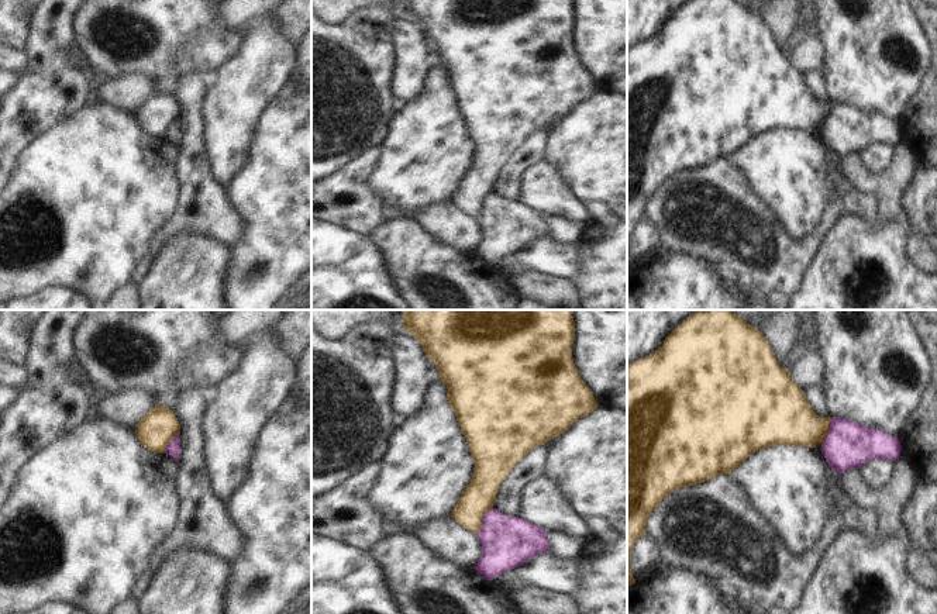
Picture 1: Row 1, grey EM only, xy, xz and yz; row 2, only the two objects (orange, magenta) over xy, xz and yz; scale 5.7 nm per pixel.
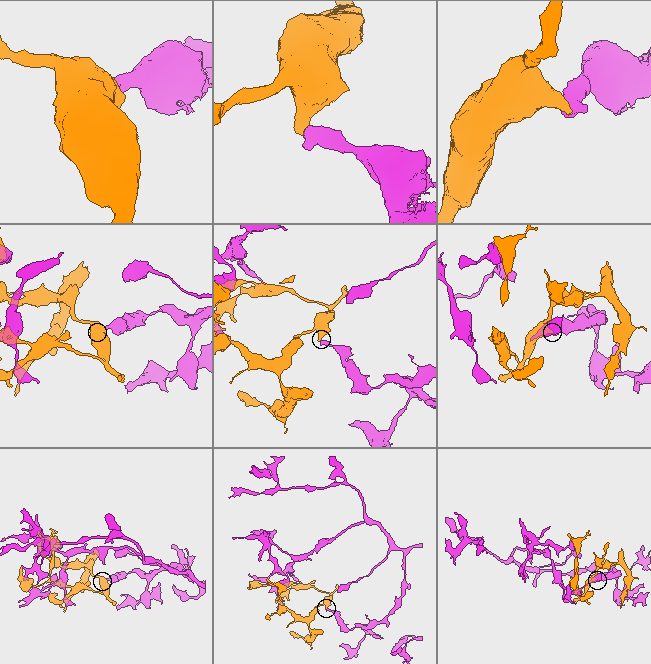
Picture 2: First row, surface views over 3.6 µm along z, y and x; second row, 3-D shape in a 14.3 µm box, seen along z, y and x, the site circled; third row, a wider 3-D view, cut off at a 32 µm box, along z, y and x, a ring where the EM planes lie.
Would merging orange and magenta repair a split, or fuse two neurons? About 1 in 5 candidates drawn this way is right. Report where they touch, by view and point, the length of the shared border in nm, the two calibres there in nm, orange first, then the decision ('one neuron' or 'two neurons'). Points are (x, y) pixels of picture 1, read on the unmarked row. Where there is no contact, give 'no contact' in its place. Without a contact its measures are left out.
contact xz (481, 206); length 180 nm; calibres 180 and 300 nm; two neurons

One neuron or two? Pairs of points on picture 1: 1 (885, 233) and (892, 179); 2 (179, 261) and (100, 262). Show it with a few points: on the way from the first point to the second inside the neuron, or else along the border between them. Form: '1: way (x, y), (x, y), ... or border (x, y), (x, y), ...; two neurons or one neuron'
1: border (878, 218), (903, 223), (908, 230), (908, 247); two neurons
2: border (161, 242), (151, 257); two neurons

